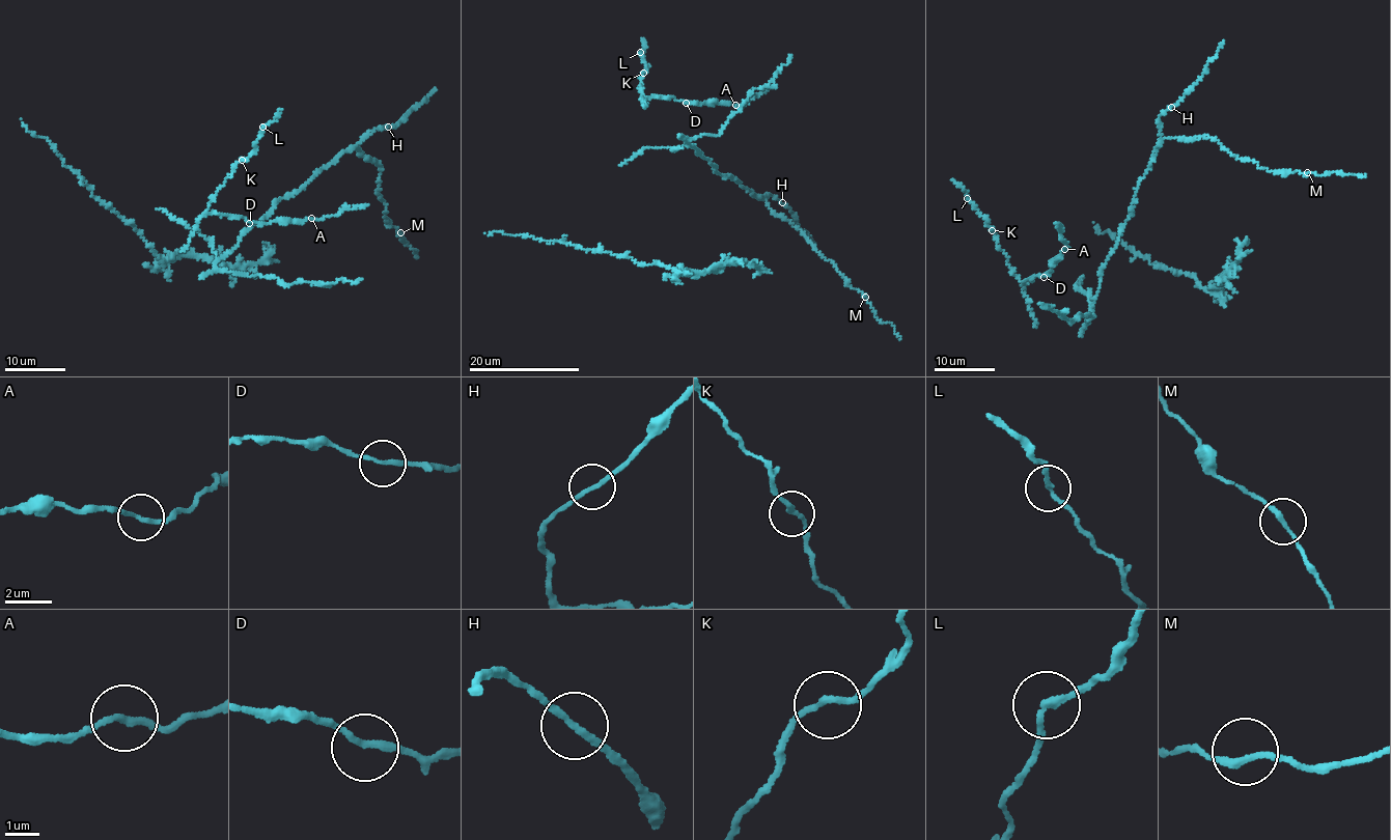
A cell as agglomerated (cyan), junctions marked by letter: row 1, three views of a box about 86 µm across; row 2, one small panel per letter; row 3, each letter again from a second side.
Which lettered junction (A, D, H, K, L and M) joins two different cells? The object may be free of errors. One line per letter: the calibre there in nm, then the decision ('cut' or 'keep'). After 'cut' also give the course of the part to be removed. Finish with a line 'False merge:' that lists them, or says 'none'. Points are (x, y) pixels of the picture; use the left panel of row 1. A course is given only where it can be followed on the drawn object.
A: 180 nm thick; keep
D: 200 nm thick; keep
H: 180 nm thick; keep
K: 180 nm thick; keep
L: 190 nm thick; keep
M: 190 nm thick; keep
False merge: none

